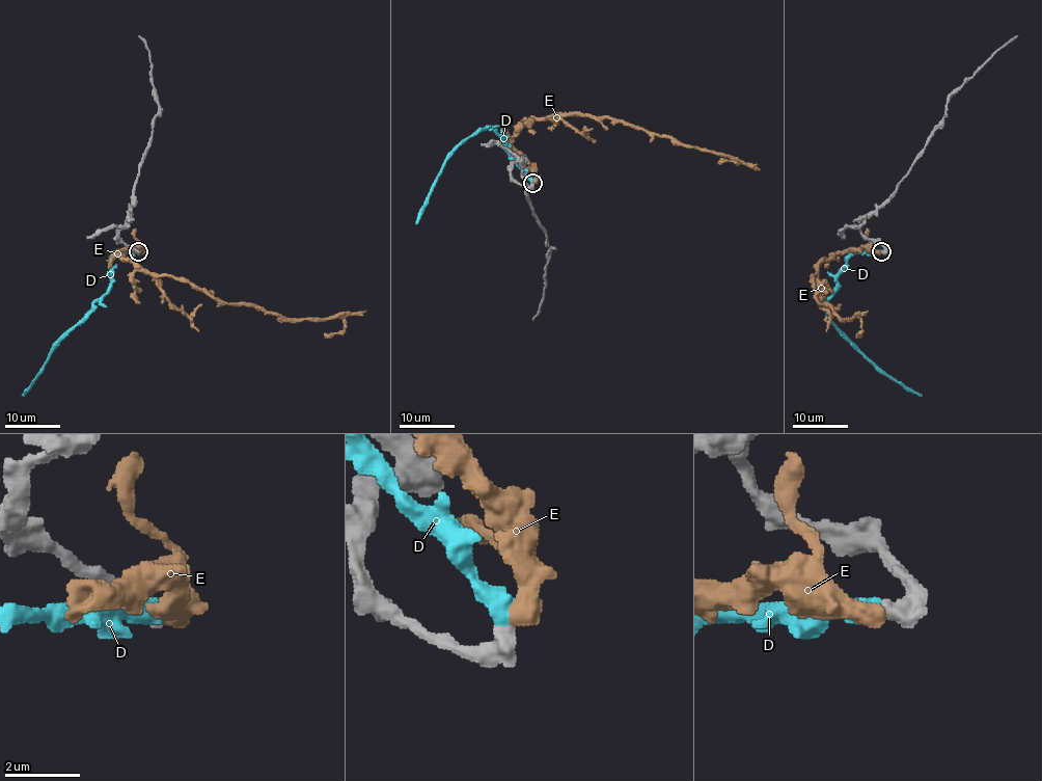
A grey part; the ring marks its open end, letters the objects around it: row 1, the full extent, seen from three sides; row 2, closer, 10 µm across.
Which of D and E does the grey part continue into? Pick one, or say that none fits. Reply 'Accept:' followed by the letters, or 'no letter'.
Accept: D

